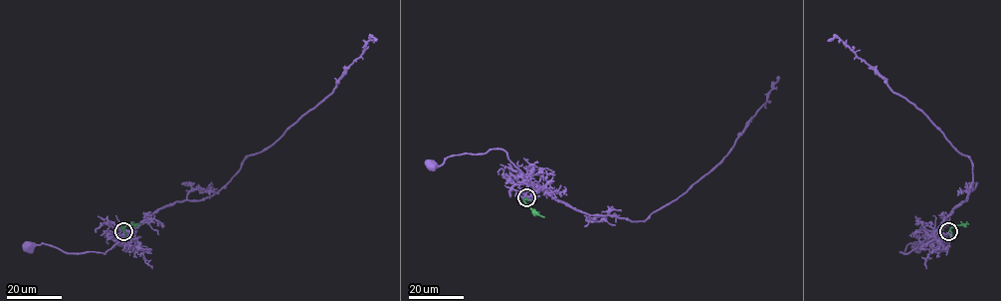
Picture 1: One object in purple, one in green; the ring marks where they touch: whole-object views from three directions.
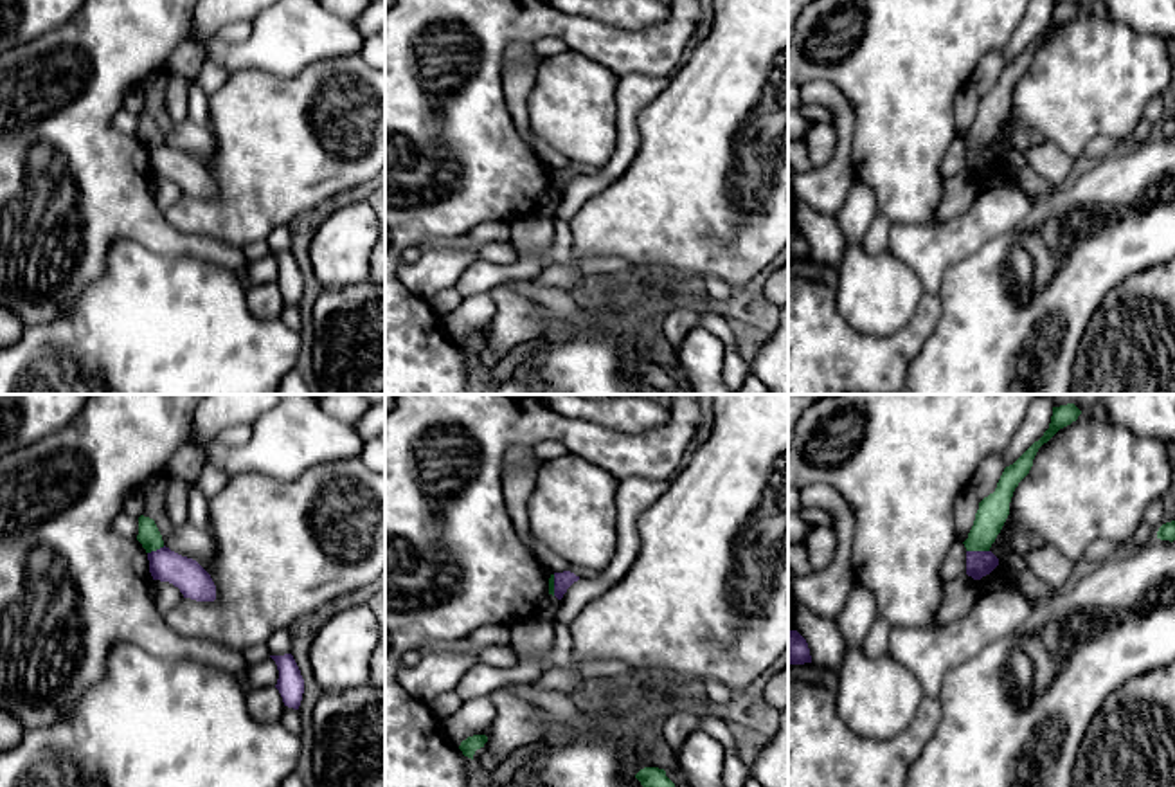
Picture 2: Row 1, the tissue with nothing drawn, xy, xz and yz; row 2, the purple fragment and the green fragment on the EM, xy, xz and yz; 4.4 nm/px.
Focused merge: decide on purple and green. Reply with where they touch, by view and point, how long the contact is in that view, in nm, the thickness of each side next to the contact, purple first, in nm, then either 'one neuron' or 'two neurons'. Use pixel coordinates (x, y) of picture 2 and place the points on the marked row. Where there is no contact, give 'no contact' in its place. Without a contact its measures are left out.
contact yz (977, 551); length 100 nm; calibres 120 and 140 nm; two neurons

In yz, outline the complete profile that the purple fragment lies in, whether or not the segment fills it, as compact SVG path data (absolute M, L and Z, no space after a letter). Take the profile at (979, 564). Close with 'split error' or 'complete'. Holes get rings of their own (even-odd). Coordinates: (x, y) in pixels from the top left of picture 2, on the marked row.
M966 551L966 574L981 580L999 565L999 558L991 551Z; complete

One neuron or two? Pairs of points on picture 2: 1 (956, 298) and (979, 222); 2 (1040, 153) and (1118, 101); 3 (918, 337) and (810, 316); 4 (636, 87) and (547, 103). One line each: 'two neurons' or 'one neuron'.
1: two neurons
2: two neurons
3: one neuron
4: two neurons

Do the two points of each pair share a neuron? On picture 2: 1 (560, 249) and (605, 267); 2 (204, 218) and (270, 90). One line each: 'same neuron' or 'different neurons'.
1: same neuron
2: same neuron

